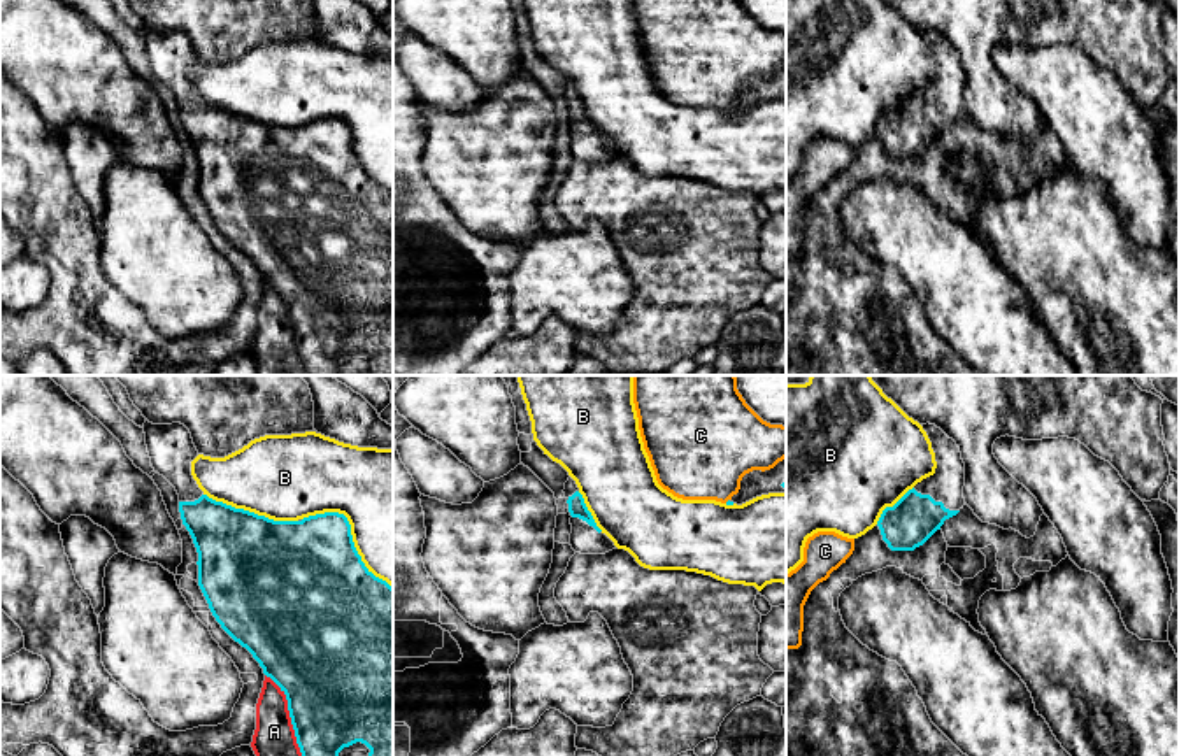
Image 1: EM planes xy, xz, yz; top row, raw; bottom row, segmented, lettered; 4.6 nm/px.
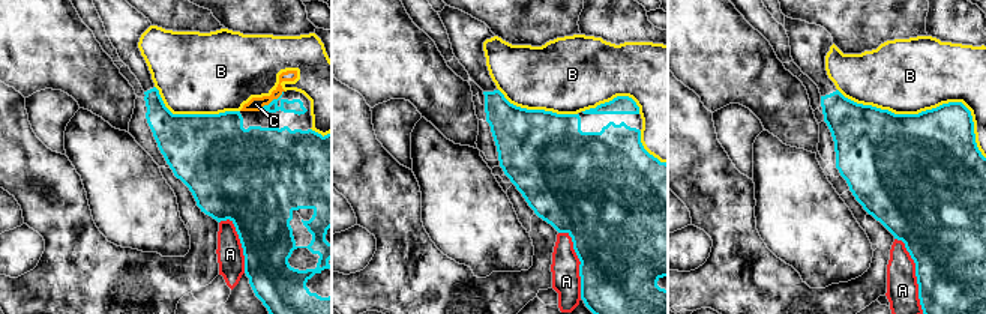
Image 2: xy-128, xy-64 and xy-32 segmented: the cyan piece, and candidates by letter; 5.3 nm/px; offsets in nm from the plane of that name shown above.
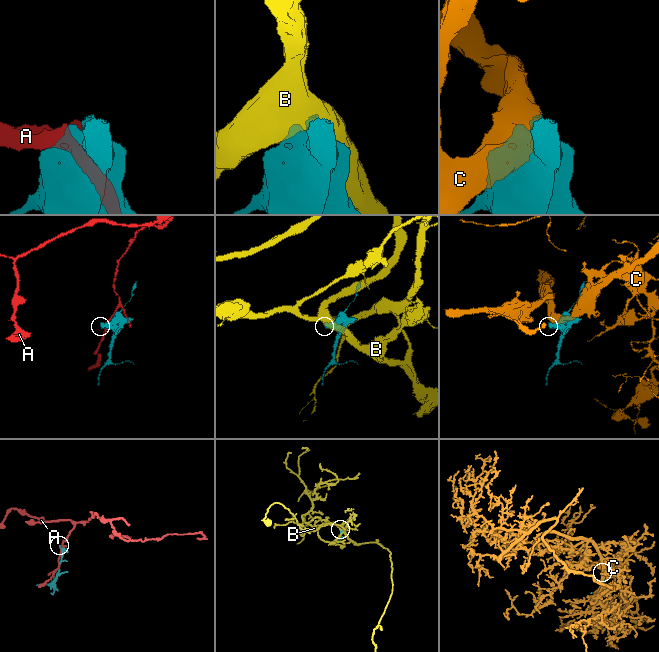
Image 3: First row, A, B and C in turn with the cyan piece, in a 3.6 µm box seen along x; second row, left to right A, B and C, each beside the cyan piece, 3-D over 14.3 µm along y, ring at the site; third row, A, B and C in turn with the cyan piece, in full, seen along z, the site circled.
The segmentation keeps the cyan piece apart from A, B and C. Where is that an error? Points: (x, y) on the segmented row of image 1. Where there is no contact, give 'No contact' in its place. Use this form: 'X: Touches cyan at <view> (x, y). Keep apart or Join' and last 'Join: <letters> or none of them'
A: Touches cyan at xy (290, 714). Keep apart
B: Touches cyan at xy (350, 534). Keep apart
C: No contact. Keep apart
Join: none of them

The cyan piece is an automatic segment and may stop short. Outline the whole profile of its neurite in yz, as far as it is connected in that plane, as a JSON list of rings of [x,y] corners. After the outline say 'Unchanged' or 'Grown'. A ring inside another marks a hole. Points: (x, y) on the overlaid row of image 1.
[[[921,424],[935,453],[935,474],[918,482],[877,521],[891,551],[914,551],[963,505],[965,463],[960,447],[935,424]]]. Grown

